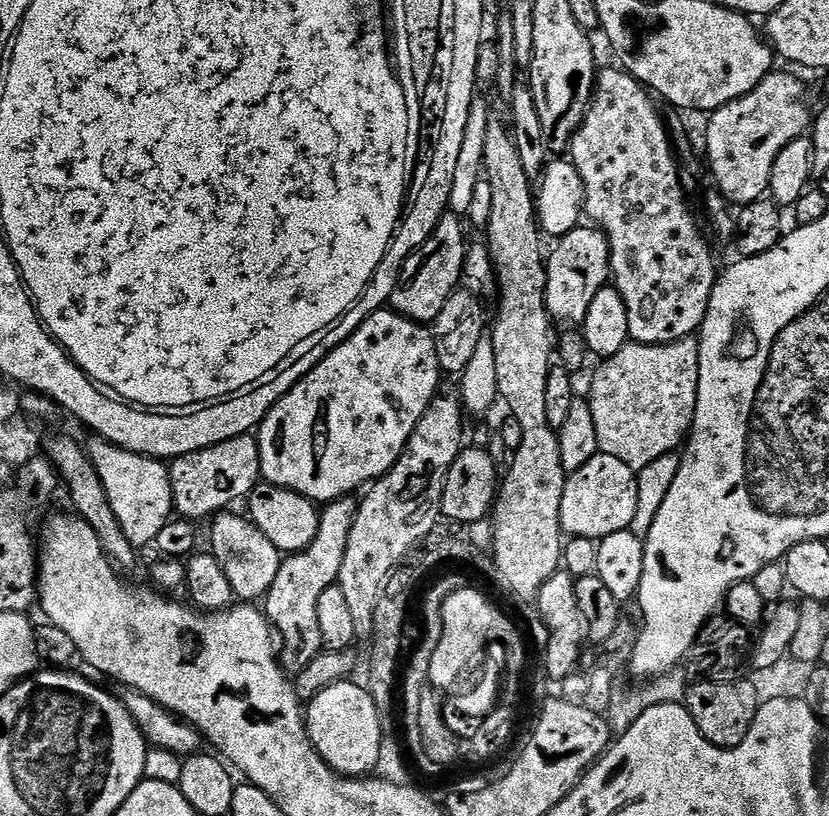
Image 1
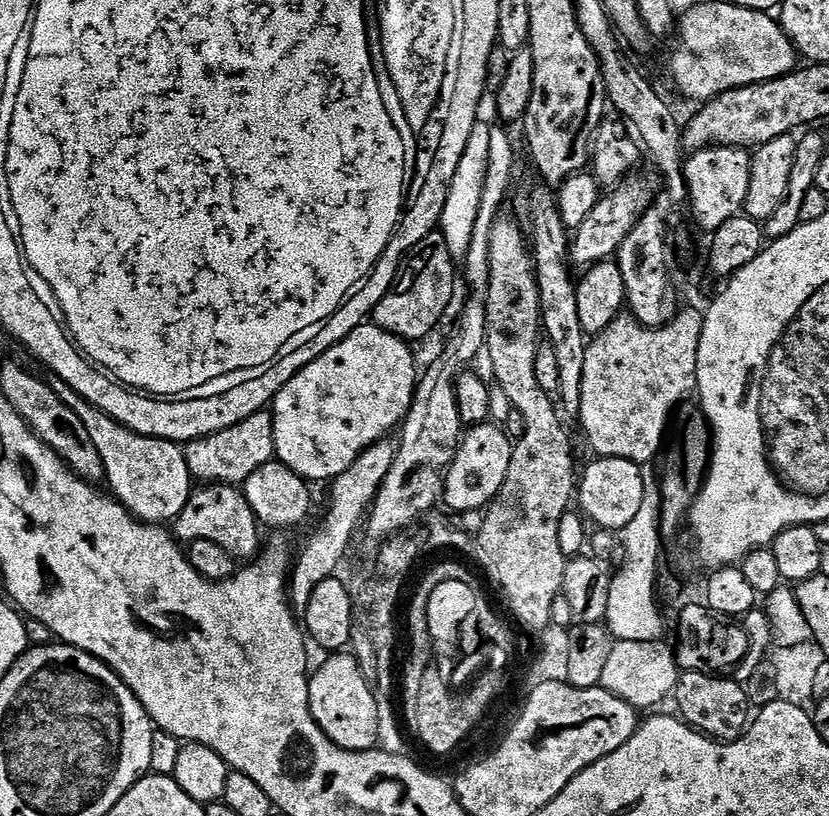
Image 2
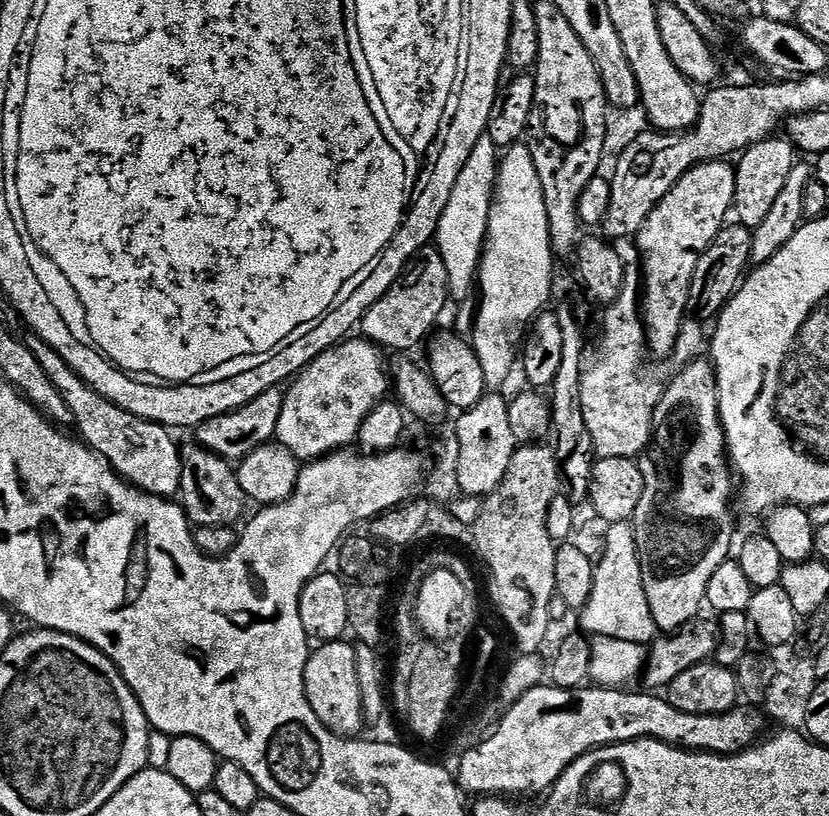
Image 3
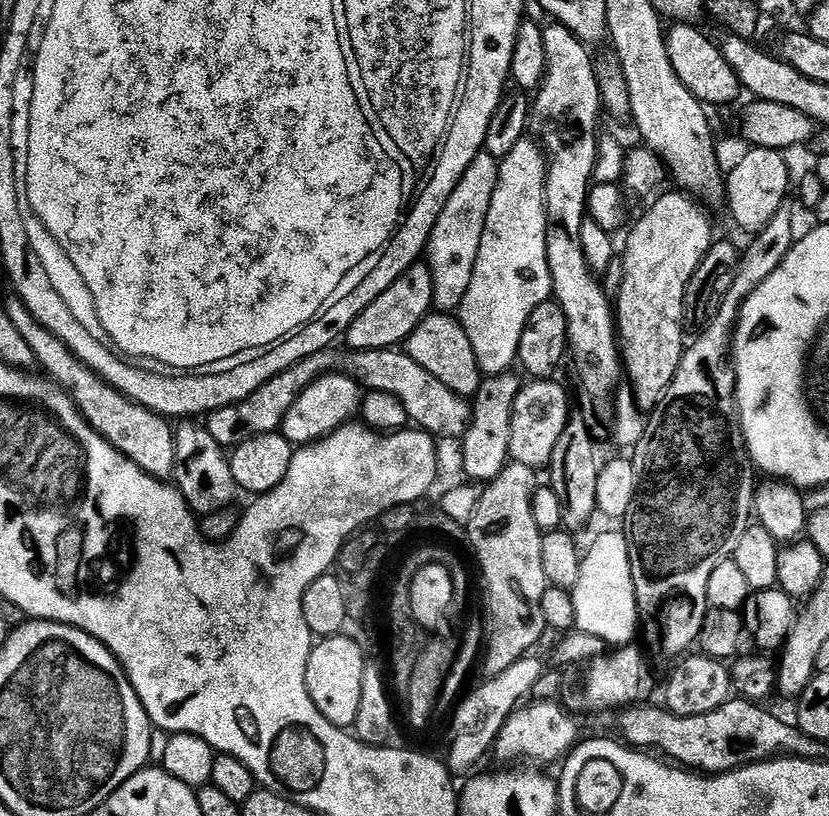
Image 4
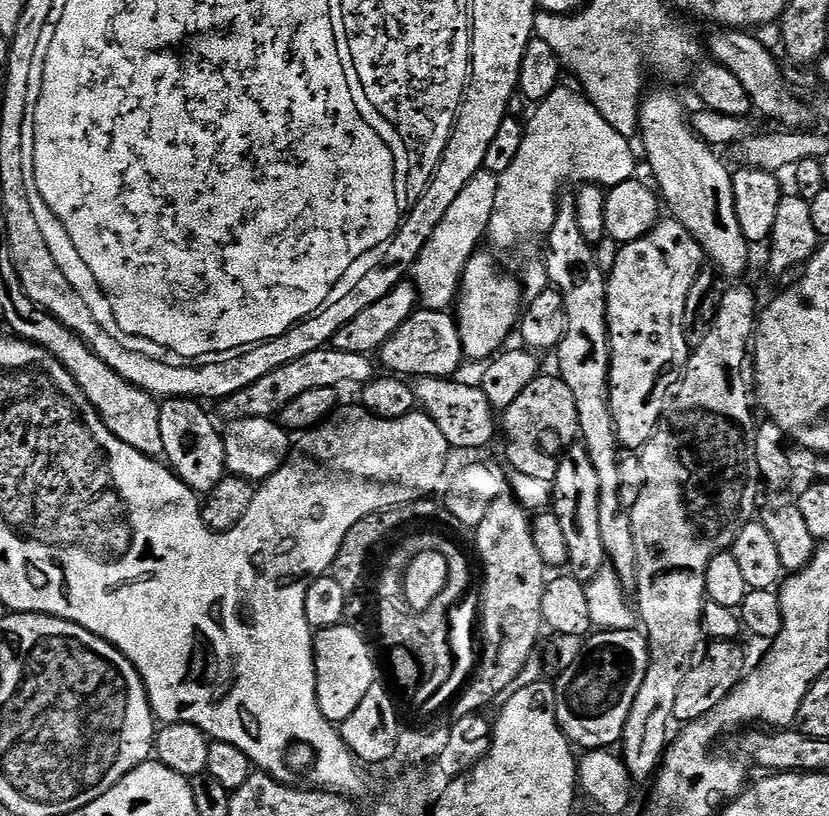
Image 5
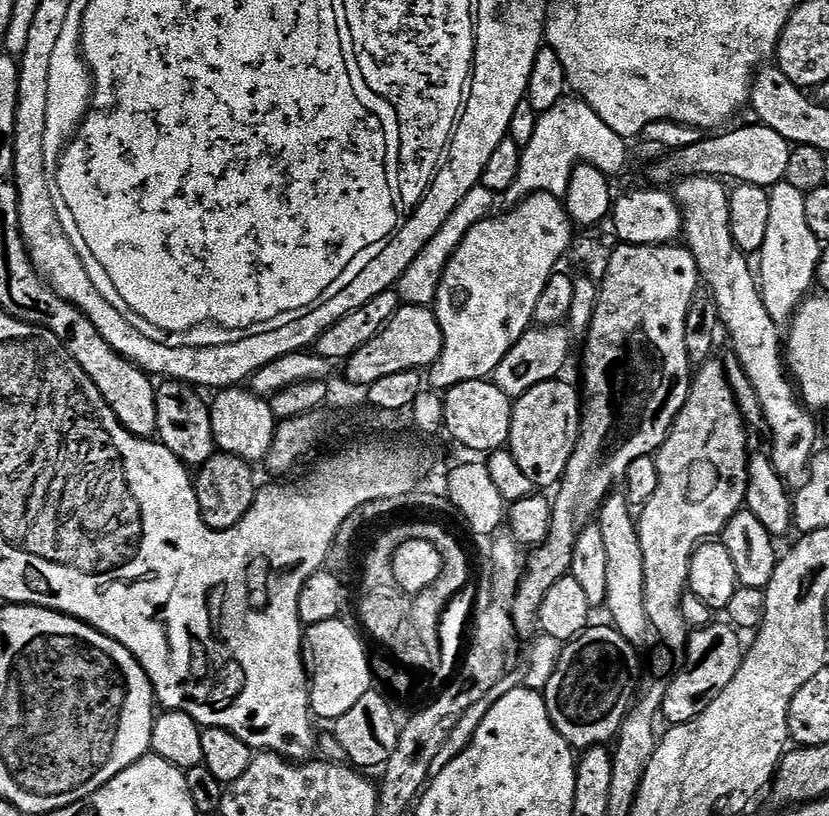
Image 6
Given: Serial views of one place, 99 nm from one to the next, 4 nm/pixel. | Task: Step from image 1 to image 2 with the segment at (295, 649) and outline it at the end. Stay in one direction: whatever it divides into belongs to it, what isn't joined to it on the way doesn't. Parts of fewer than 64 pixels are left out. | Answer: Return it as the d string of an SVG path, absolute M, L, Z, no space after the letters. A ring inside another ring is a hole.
M392 438L379 440L376 444L371 444L370 447L359 456L356 461L341 476L336 477L331 481L332 497L328 500L328 509L324 512L324 521L317 526L312 532L312 537L305 542L300 548L300 553L295 553L294 563L290 568L288 577L288 595L293 609L303 610L310 602L310 594L314 594L314 589L320 583L333 579L337 575L336 567L344 560L344 555L348 552L348 547L352 544L352 535L356 532L356 527L361 527L362 521L365 519L366 513L372 506L373 500L376 497L376 492L380 488L385 476L390 472L392 464L394 464L397 441Z

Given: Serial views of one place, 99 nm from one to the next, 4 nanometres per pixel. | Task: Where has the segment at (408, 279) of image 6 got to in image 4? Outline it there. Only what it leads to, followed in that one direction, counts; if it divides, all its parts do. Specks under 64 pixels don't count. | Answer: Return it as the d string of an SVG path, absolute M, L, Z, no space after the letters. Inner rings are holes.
M481 151L459 180L454 194L446 202L438 222L428 239L426 263L434 286L432 299L435 311L452 314L459 309L466 290L470 290L470 274L474 274L474 262L478 258L478 245L482 242L482 230L486 226L486 210L497 189L499 161L488 152Z

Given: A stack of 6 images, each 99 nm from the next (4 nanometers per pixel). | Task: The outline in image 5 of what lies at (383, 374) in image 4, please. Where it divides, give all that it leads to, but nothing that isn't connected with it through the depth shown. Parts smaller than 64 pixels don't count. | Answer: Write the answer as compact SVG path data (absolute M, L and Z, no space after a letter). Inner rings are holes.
M325 346L310 354L302 354L302 358L294 358L294 362L270 370L270 374L258 378L258 382L225 396L219 401L218 408L228 422L239 420L241 416L276 418L287 404L298 398L298 394L306 394L306 390L339 389L340 384L363 386L375 380L377 375L378 364L371 355L346 354L346 350ZM421 376L415 381L417 405L442 430L446 442L452 448L479 448L486 446L498 436L498 412L493 408L490 398L486 398L484 389L472 384L459 384L456 378L441 378L438 376Z

